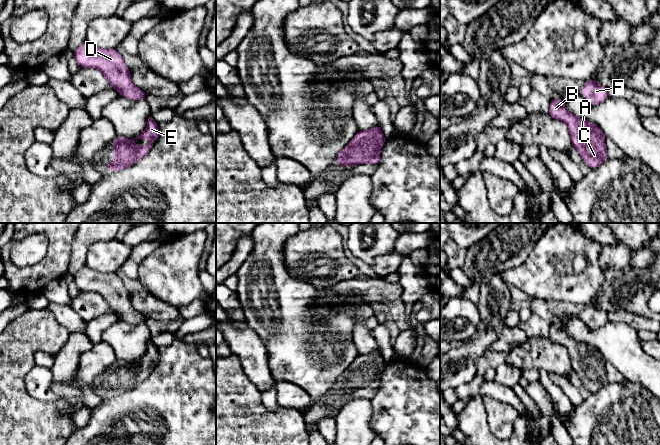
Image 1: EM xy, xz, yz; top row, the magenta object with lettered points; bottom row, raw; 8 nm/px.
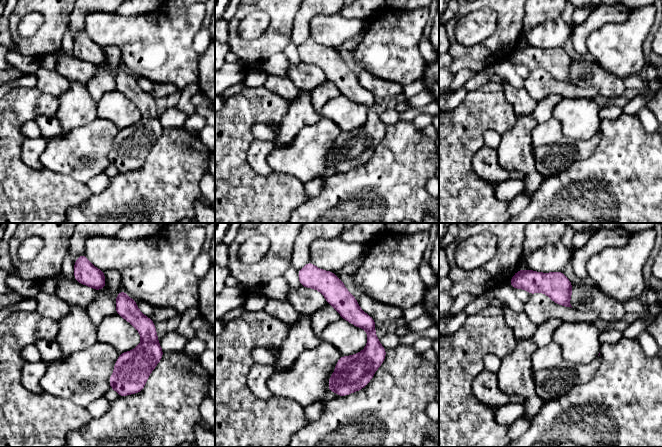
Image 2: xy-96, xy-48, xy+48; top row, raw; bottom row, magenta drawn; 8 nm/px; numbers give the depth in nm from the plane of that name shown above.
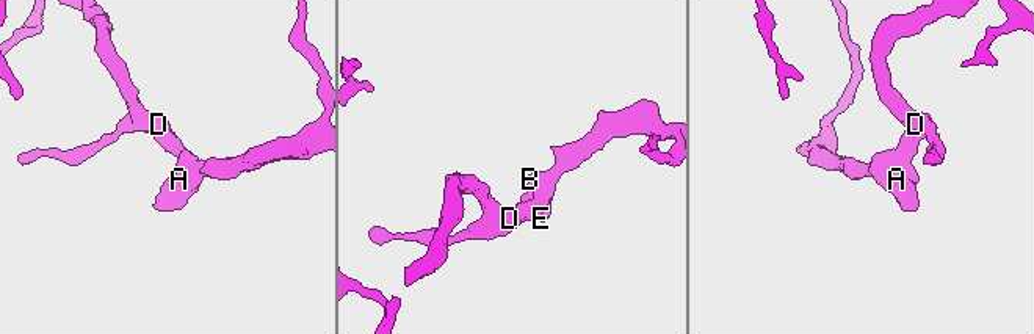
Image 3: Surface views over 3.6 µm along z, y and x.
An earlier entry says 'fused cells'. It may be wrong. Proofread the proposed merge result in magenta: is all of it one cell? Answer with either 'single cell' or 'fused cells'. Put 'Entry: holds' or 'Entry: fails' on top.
Entry: fails
single cell

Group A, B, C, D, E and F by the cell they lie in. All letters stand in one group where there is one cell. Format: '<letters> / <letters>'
A B C D E F

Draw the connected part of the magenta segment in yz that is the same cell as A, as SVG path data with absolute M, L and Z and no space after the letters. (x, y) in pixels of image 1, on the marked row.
M551 99L548 114L567 125L572 146L591 170L608 159L603 131L595 123L570 113L565 108L564 99Z

